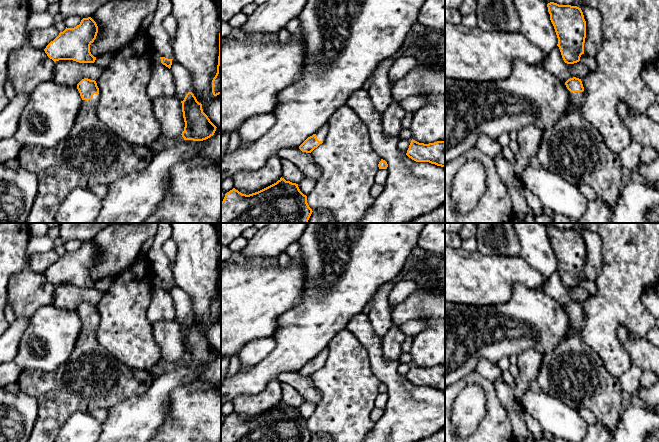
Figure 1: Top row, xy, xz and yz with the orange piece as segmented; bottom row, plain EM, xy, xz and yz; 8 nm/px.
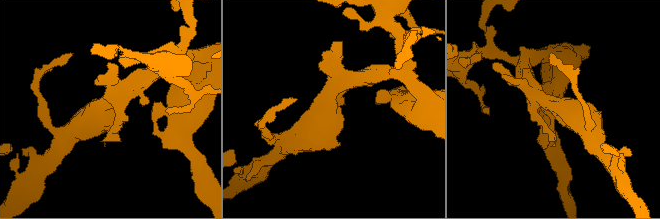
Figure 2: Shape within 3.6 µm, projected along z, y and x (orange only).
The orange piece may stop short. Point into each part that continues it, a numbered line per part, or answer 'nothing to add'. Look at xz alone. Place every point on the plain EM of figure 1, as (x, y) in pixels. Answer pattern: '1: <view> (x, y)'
1: xz (322, 356)

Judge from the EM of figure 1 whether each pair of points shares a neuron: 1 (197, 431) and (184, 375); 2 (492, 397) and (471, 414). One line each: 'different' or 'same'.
1: different
2: different

